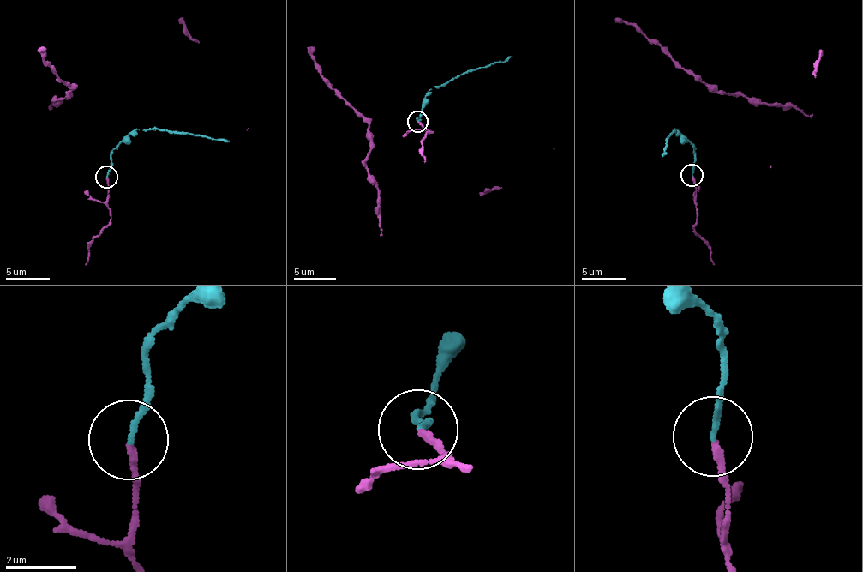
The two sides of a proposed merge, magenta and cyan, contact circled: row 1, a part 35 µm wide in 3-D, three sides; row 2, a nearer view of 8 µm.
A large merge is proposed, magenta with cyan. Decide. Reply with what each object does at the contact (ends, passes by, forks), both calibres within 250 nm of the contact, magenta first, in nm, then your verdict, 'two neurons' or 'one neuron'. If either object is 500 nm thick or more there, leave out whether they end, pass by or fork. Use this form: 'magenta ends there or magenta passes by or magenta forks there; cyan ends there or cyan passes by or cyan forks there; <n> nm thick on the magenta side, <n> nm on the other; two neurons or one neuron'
magenta ends there; cyan ends there; 180 nm thick on the magenta side, 150 nm on the other; one neuron

